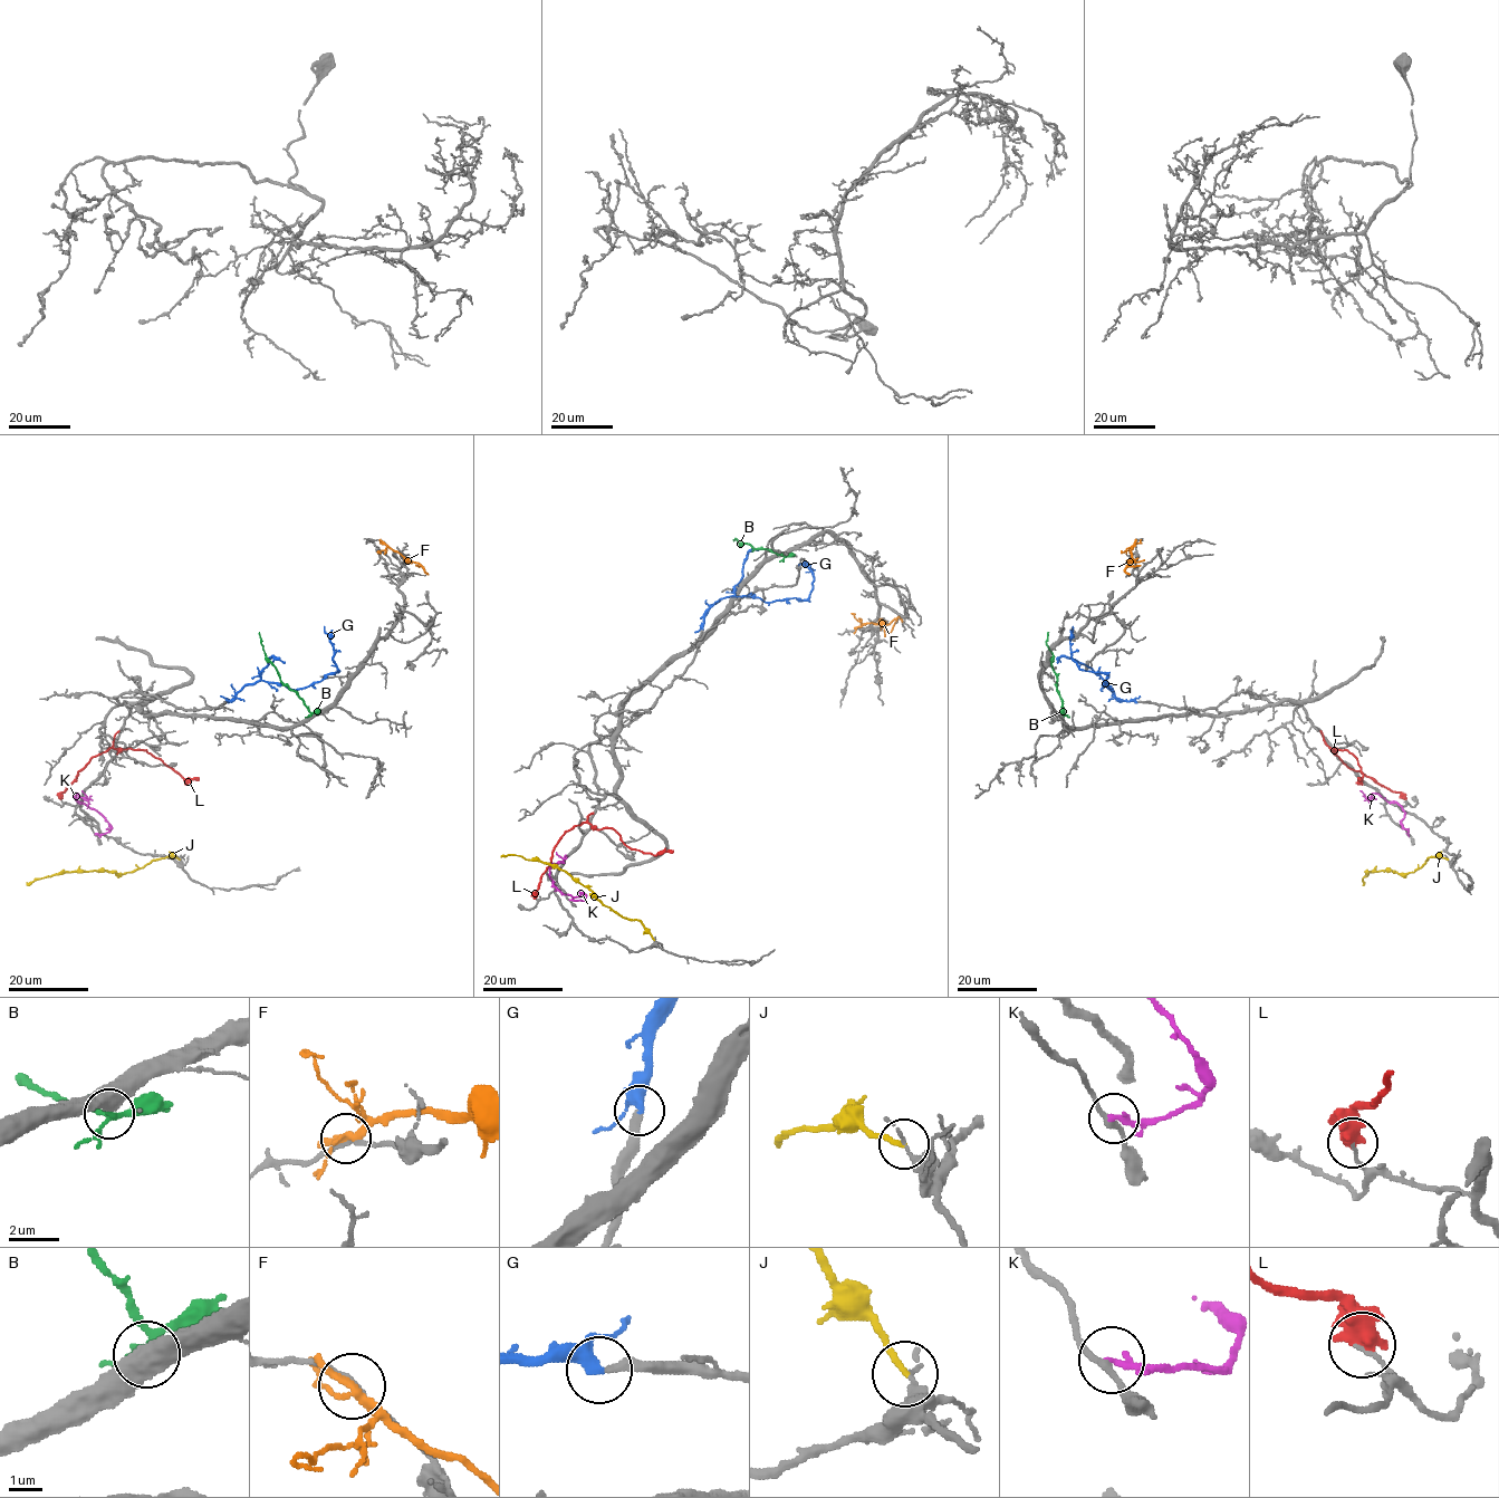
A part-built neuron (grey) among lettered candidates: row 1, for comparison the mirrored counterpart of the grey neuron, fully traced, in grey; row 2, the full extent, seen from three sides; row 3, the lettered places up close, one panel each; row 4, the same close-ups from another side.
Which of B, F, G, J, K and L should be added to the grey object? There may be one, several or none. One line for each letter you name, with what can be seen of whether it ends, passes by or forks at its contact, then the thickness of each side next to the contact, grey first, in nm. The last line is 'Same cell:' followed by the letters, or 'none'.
B: It forks there. Thickness 500 nm (grey) against 160 nm
G: It passes by. Thickness 260 nm (grey) against 340 nm
Same cell: B, G

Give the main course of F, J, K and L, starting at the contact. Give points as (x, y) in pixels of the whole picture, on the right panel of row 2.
F: (1134, 543), (1131, 549), (1132, 562), (1127, 565), (1141, 565)
J: (1447, 858), (1428, 857), (1414, 872), (1406, 874), (1368, 872), (1363, 877), (1364, 885)
K: (1406, 834), (1401, 820), (1405, 813), (1402, 807), (1374, 794), (1367, 799), (1360, 790)
L: (1403, 798), (1400, 793), (1353, 770), (1331, 748), (1347, 750), (1356, 758), (1363, 776), (1360, 780), (1357, 777)

